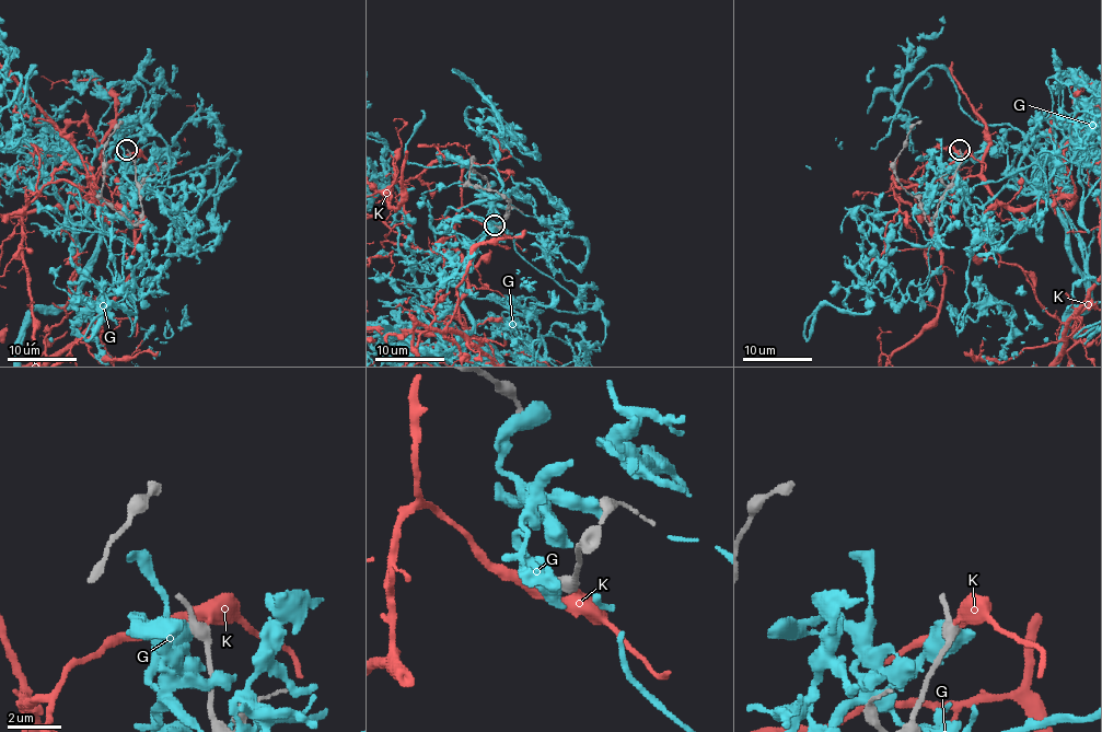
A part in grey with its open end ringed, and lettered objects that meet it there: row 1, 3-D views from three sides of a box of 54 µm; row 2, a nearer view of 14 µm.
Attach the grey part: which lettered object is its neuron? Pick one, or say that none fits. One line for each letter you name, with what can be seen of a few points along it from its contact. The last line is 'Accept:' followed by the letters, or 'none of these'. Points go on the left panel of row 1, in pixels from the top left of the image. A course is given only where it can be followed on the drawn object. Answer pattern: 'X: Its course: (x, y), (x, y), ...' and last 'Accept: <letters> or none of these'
Accept: none of these

